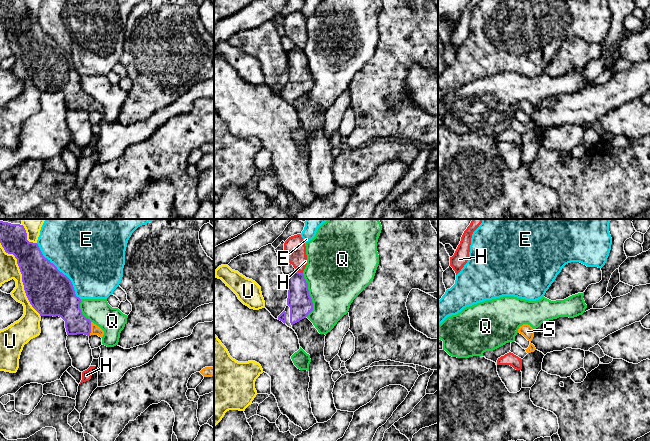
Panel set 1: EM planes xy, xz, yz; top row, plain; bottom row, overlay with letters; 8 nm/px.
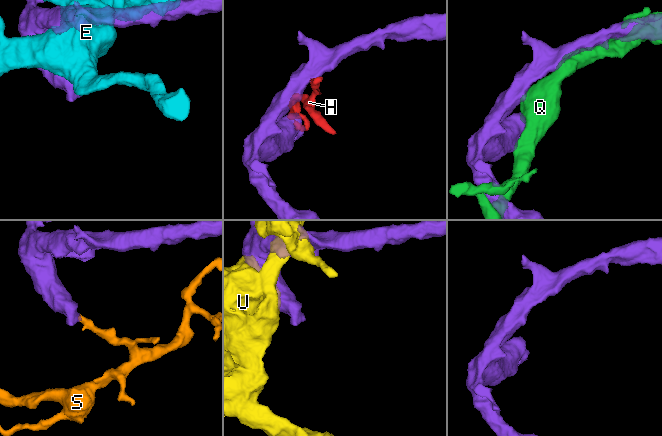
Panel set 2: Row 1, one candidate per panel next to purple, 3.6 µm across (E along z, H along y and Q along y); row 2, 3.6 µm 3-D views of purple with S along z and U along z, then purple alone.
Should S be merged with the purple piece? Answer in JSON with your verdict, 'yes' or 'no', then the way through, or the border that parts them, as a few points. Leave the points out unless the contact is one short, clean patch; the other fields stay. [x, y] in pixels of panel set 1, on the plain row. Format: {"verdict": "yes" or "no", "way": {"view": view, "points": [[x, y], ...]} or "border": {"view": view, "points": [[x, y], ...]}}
{"verdict": "yes", "way": {"view": "xy", "points": [[68, 83], [90, 105], [95, 106]]}}

